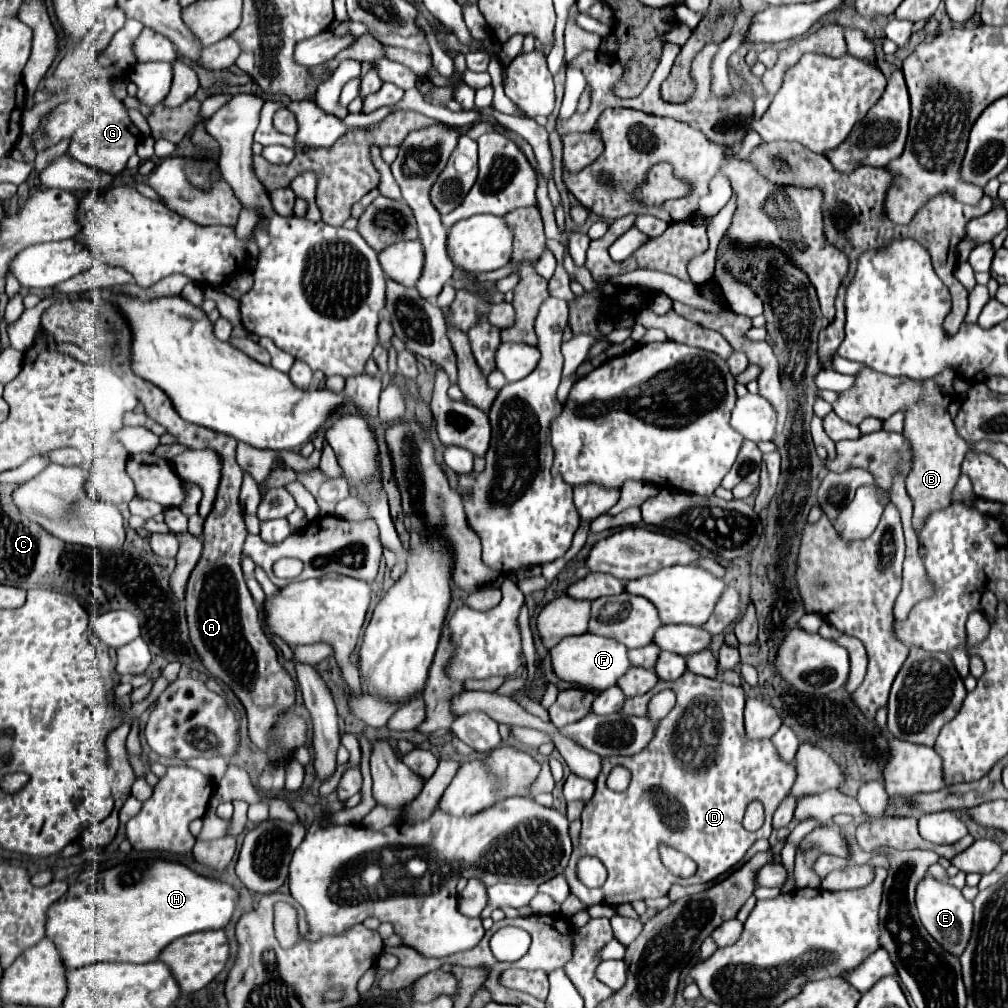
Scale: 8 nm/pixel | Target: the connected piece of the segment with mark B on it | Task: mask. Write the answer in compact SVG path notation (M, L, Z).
M951 368L941 370L937 376L927 380L911 380L905 376L887 376L875 370L861 370L855 376L853 388L839 392L839 398L833 402L833 412L851 424L859 424L867 416L889 418L895 412L905 414L903 436L911 444L913 452L913 468L907 476L907 492L915 504L913 526L919 530L923 524L923 516L933 512L935 508L943 508L951 504L951 492L961 474L961 462L969 450L969 444L959 436L953 418L947 412L947 406L955 398L955 372Z

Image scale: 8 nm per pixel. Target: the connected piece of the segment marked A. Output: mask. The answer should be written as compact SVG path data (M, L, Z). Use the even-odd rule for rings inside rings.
M137 378L135 388L147 416L161 424L175 438L175 444L181 444L187 450L207 448L217 452L221 458L221 482L217 498L213 502L213 510L205 518L203 528L203 554L187 582L187 622L191 642L205 668L215 678L229 684L237 698L243 702L249 718L249 738L257 748L263 748L263 744L267 744L267 732L271 732L271 724L275 724L275 716L279 716L283 708L291 708L295 704L295 682L279 664L277 650L263 632L259 612L241 572L241 548L247 536L247 528L243 522L243 512L239 512L239 488L243 482L243 470L235 462L237 440L231 440L231 436L219 436L219 432L207 432L207 428L199 428L195 424L187 424L177 416L177 410L173 408L169 396L155 384Z

